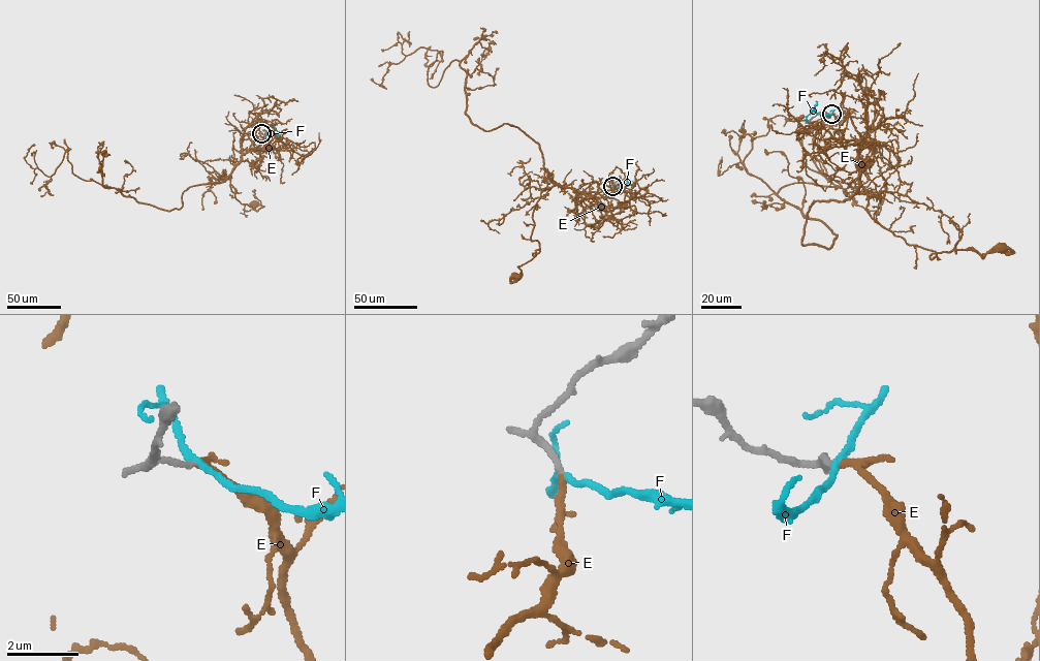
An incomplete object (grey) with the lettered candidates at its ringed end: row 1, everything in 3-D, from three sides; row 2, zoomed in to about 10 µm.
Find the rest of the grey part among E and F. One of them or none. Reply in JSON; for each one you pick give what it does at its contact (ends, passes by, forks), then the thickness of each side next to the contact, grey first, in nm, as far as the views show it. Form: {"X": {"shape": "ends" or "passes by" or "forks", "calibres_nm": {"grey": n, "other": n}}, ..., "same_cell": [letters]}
{"E": {"shape": "forks", "calibres_nm": {"grey": 180, "other": 130}}, "same_cell": ["E"]}

